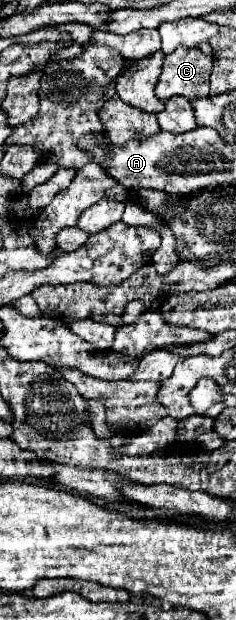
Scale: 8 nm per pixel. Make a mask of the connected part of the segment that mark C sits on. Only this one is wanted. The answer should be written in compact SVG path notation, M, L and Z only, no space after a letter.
M179 46L163 60L163 72L155 86L161 102L171 96L185 96L187 100L209 96L209 76L213 58L205 56L199 48Z

